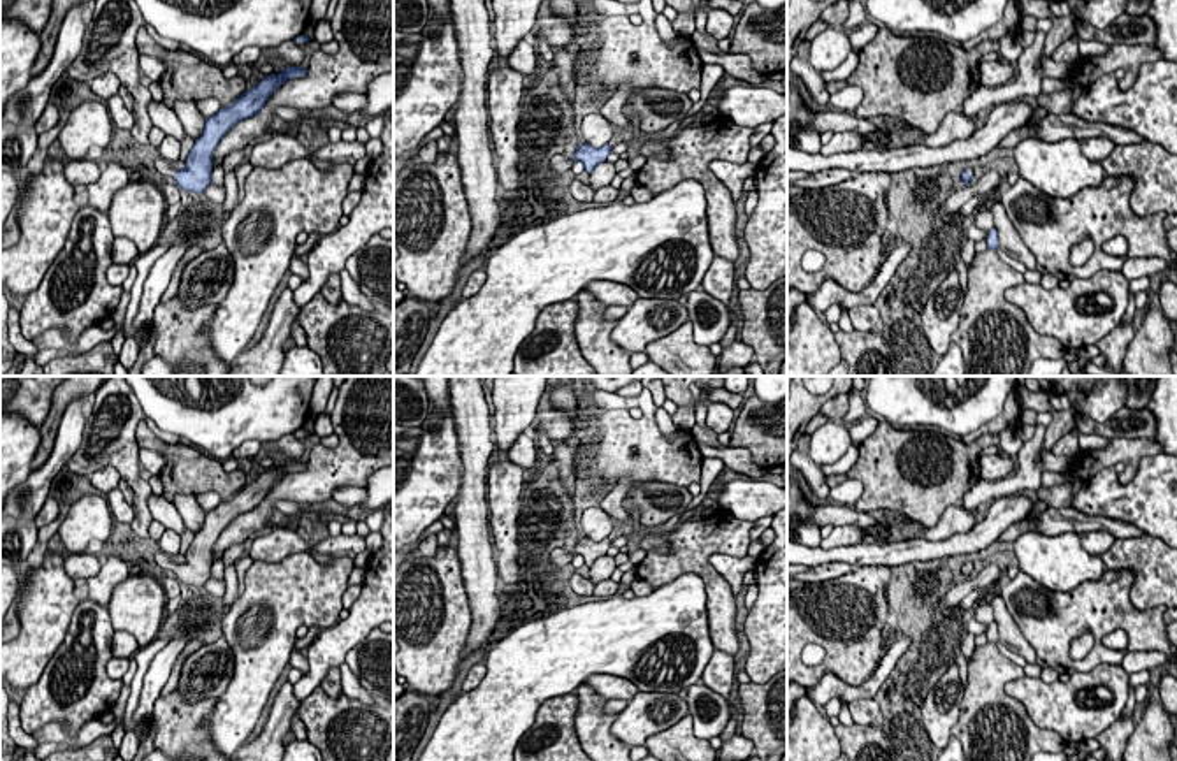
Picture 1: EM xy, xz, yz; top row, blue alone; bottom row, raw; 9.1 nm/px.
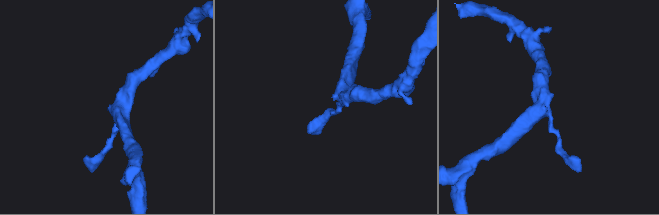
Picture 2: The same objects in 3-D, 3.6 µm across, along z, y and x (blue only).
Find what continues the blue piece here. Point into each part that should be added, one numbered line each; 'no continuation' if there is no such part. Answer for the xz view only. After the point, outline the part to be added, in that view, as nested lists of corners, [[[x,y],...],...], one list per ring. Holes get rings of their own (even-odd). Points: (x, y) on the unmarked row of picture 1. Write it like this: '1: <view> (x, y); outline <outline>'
no continuation

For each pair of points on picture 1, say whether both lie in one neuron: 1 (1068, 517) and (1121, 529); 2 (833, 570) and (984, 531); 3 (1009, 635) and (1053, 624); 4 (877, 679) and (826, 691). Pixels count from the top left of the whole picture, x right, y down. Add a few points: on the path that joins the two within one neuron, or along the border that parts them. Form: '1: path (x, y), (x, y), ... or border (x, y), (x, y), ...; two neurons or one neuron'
1: path (1081, 522), (1109, 524); one neuron
2: border (808, 565), (851, 563), (856, 566); two neurons
3: border (1000, 594), (1018, 630), (1033, 649), (1037, 663); two neurons
4: path (865, 691), (838, 691); one neuron

